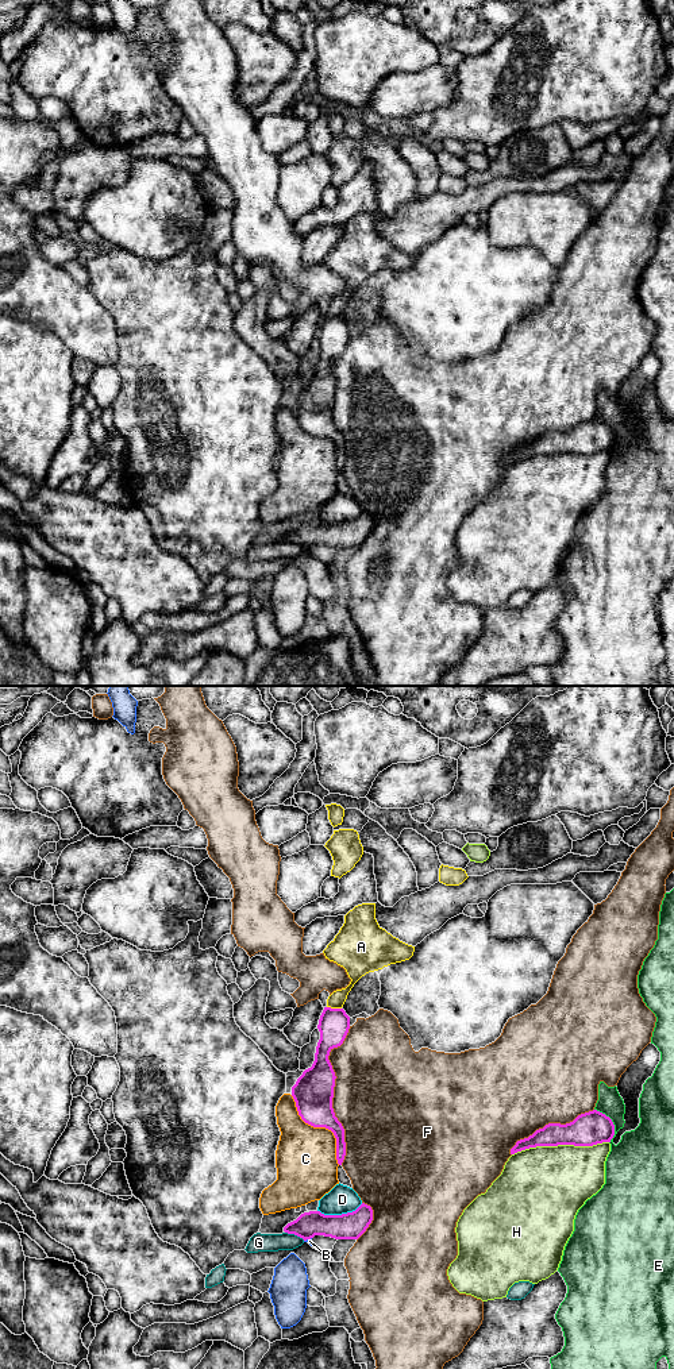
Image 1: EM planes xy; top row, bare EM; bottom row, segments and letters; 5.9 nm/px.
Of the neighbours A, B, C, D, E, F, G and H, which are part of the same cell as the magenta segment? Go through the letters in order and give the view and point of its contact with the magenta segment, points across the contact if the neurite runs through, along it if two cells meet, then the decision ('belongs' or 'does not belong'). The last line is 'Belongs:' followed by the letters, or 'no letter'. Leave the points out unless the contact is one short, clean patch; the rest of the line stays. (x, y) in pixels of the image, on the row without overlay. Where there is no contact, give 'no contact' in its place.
A: contact xy (334, 317); border xy (327, 315), (341, 317); does not belong
B: contact xy (307, 547); does not belong
C: contact xy (322, 435); does not belong
D: contact xy (339, 524); border xy (362, 512), (354, 519), (341, 523), (322, 523), (318, 520); does not belong
E: contact xy (612, 432); does not belong
F: contact xy (332, 403); does not belong
G: contact xy (295, 543); does not belong
H: contact xy (559, 452); does not belong
Belongs: no letter

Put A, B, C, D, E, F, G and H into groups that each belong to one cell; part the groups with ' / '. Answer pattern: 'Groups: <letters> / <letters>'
Groups: A B / C / D / E / F / G / H

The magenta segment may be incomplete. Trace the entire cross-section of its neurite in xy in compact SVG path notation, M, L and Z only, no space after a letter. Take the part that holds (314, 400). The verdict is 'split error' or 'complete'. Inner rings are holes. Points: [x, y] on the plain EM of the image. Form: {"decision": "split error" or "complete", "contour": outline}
{"decision": "complete", "contour": "M324 316L317 338L320 348L315 370L292 396L292 405L301 428L313 436L326 436L336 447L336 468L342 474L346 464L344 437L332 417L335 381L328 369L330 360L343 352L350 325L343 317Z"}

